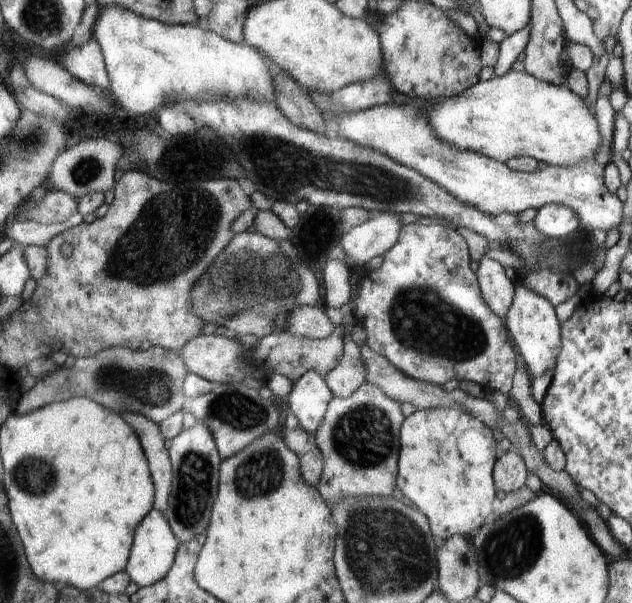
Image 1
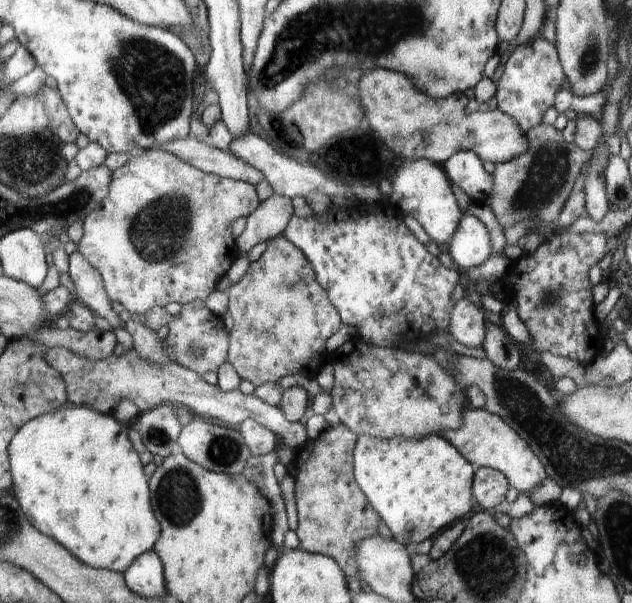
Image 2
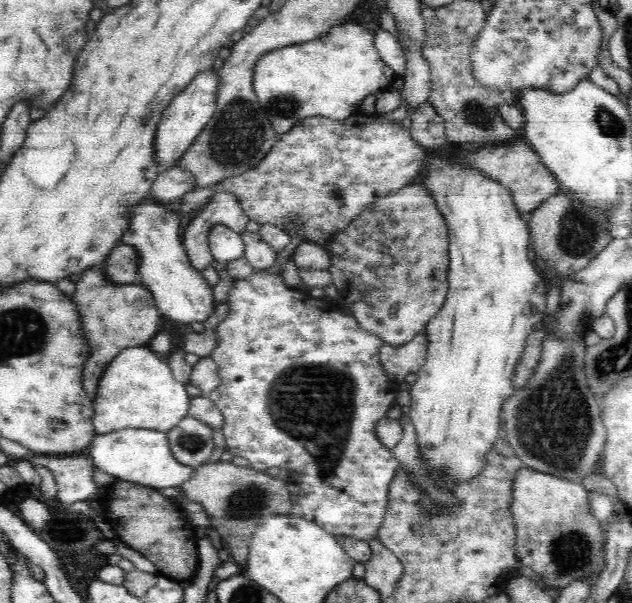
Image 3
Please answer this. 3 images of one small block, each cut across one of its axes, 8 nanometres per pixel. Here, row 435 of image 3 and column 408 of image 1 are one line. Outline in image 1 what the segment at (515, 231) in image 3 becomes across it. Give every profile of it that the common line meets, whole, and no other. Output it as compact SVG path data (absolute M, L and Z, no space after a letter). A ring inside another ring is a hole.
M426 408L415 410L403 422L400 434L402 448L400 449L400 478L396 484L400 492L414 502L414 506L423 511L430 519L436 538L443 542L456 534L472 532L480 528L486 518L493 516L492 500L494 500L494 462L496 462L496 440L488 425L474 420L476 416L464 412L462 408Z

